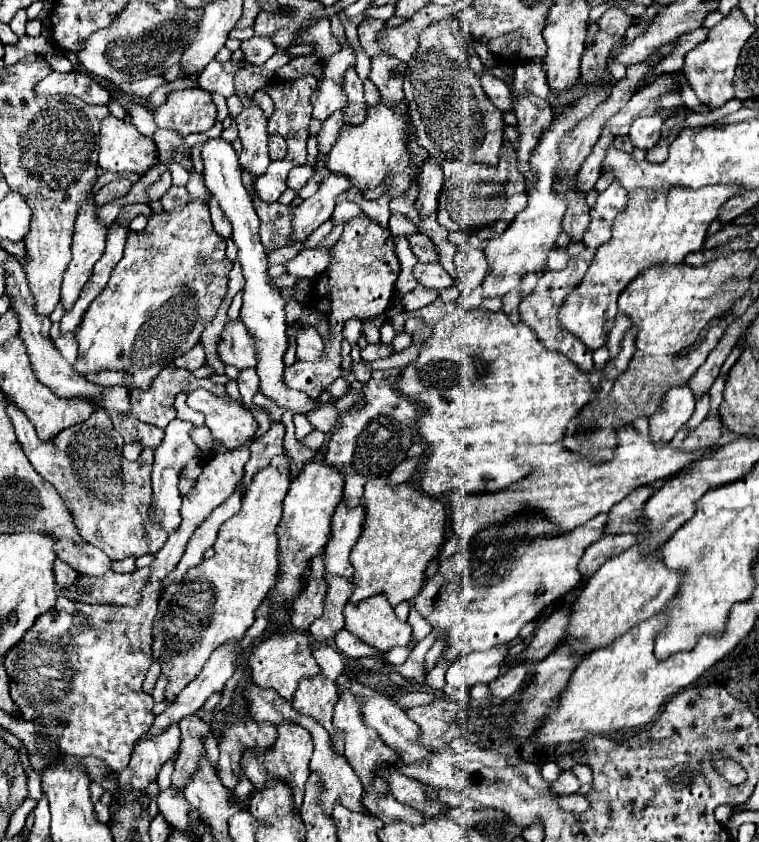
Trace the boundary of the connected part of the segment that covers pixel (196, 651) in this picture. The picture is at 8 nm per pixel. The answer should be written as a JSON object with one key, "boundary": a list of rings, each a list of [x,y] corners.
{"boundary":[[[280,454],[266,466],[266,470],[260,470],[254,474],[254,482],[246,488],[242,496],[242,508],[236,516],[226,520],[220,526],[218,538],[214,542],[216,554],[210,560],[202,560],[198,566],[188,570],[184,576],[184,582],[170,584],[158,602],[158,618],[154,620],[154,660],[162,664],[162,672],[168,676],[170,684],[166,688],[166,700],[174,700],[180,690],[192,682],[204,662],[210,658],[210,654],[222,646],[228,640],[240,640],[244,632],[254,624],[254,612],[260,606],[260,602],[266,598],[270,586],[276,582],[278,572],[278,522],[282,520],[282,500],[288,492],[292,474],[290,474],[290,460],[286,454]]]}

